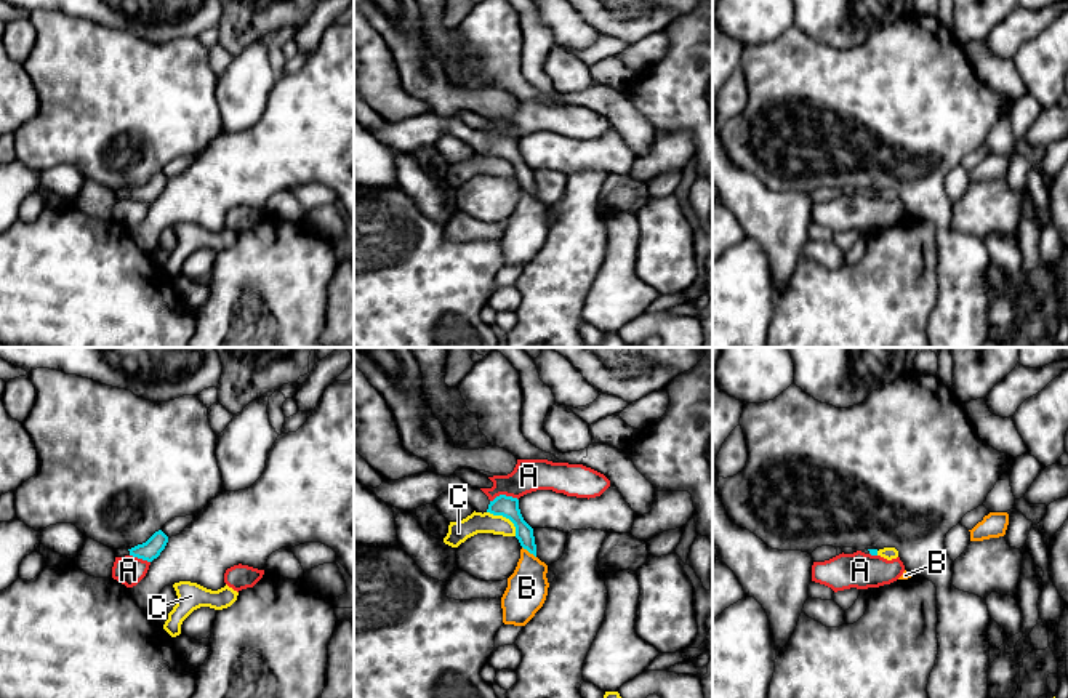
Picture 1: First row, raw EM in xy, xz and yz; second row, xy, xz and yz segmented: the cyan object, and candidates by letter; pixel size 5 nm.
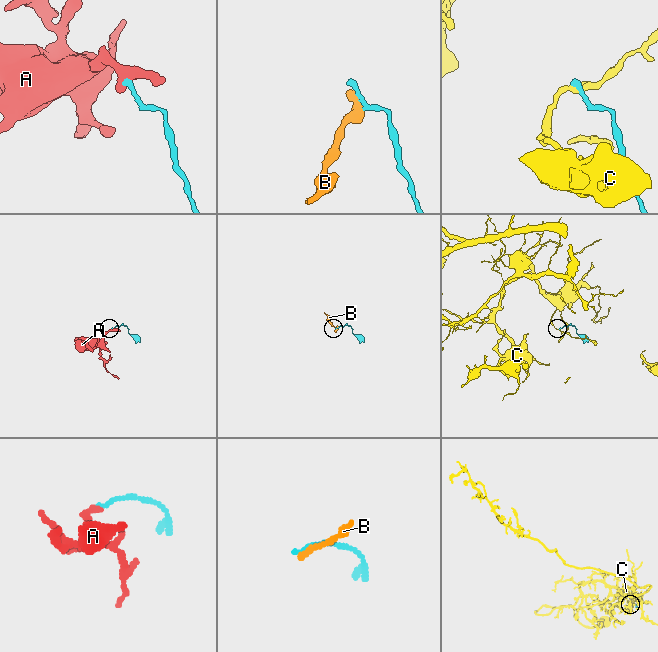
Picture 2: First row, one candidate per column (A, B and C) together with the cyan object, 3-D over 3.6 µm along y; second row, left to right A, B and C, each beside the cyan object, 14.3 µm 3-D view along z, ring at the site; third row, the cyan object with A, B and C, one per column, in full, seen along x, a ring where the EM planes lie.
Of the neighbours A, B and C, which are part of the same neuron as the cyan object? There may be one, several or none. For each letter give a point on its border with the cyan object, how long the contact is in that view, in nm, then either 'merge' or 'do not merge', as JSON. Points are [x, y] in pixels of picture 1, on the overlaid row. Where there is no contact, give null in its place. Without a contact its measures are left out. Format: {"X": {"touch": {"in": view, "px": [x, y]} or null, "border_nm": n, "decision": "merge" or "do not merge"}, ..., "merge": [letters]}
{"A": {"touch": {"in": "xz", "px": [503, 495]}, "border_nm": 140, "decision": "do not merge"}, "B": {"touch": {"in": "xz", "px": [529, 551]}, "border_nm": 90, "decision": "do not merge"}, "C": {"touch": {"in": "xz", "px": [506, 517]}, "border_nm": 200, "decision": "do not merge"}, "merge": []}

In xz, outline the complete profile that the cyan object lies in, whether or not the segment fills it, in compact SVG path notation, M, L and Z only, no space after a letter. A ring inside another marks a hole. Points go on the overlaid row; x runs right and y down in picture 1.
M434 472L415 474L399 480L383 480L379 487L367 488L381 501L404 511L432 504L445 491L453 493L466 499L476 512L490 512L509 519L516 527L516 538L520 546L536 557L533 528L524 520L517 498L500 495L490 501L480 488L464 483L460 477L445 477Z

